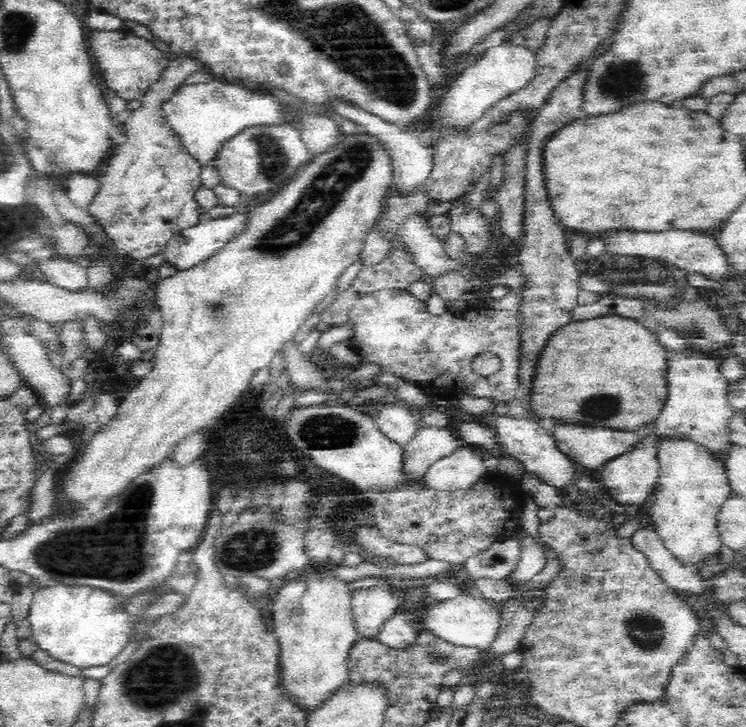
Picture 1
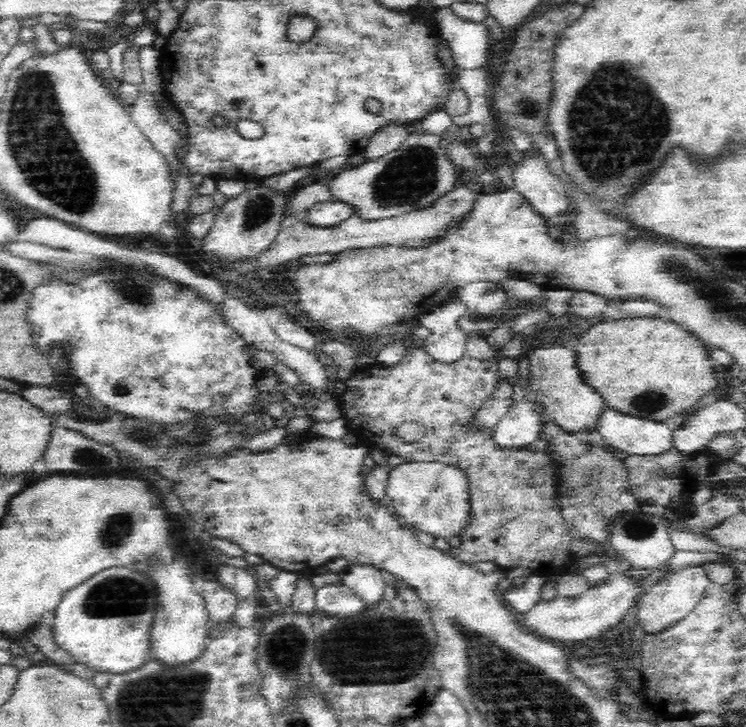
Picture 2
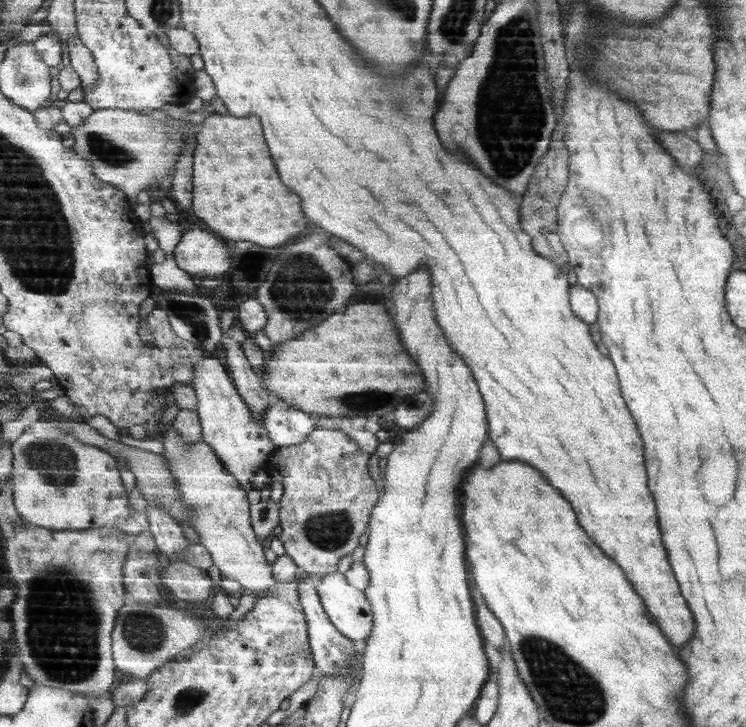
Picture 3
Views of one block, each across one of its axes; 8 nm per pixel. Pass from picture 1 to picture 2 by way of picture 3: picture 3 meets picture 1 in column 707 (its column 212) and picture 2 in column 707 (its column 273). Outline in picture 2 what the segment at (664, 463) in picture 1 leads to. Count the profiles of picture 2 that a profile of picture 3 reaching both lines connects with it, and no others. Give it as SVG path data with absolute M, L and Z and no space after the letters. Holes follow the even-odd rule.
M692 564L668 574L664 580L658 584L646 587L644 594L640 597L640 603L637 605L637 621L640 622L643 631L648 634L660 632L678 620L682 620L686 614L692 612L694 606L704 598L707 588L714 583L703 564Z

